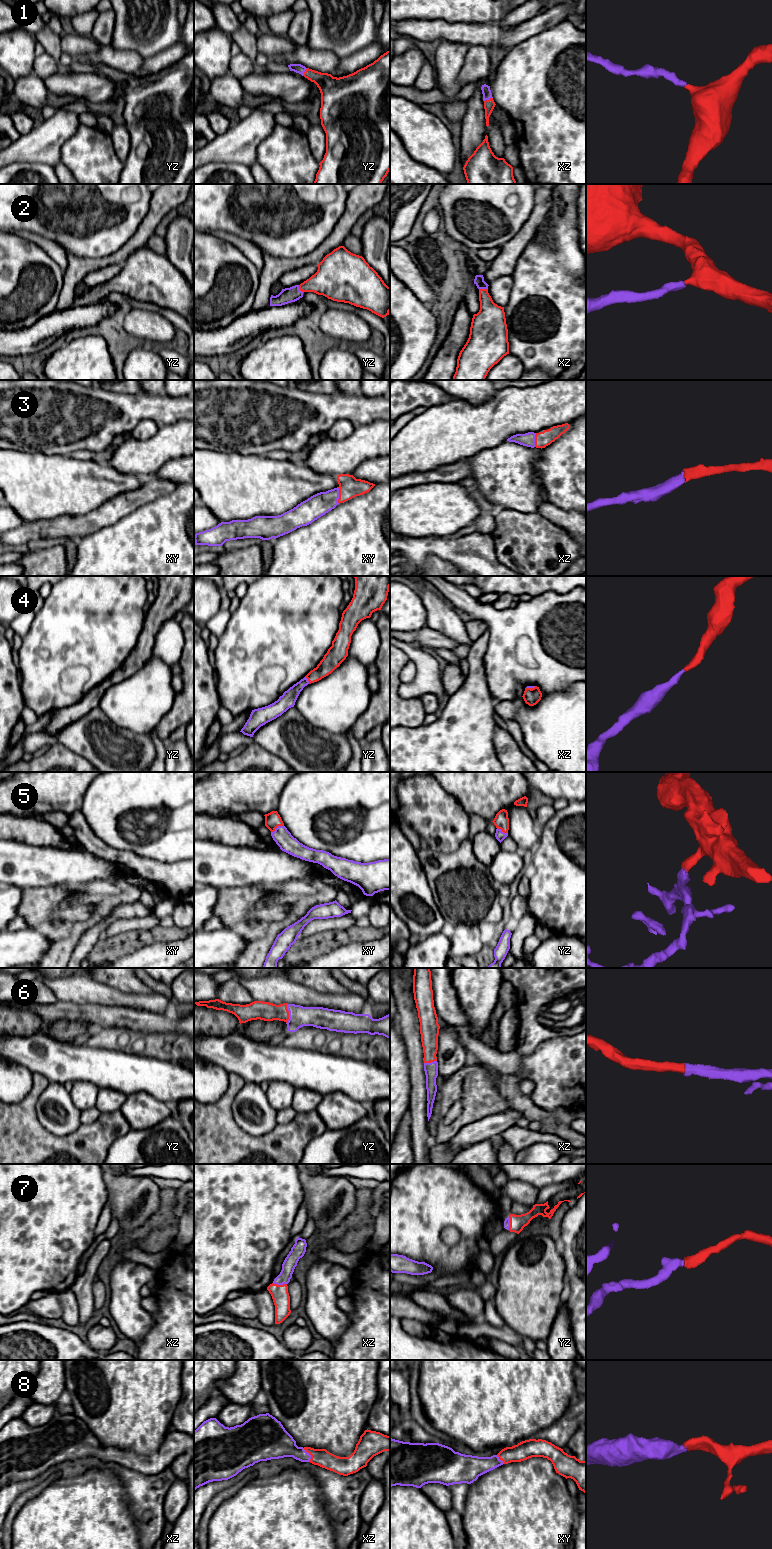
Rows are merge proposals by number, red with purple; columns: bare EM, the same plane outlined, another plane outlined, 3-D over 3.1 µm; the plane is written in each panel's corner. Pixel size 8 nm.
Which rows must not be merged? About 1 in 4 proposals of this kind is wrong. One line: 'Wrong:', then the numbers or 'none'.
Wrong: none

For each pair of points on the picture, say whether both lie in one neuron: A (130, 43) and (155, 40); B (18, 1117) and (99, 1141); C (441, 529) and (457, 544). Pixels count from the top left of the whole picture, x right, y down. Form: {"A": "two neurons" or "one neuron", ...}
{"A": "one neuron", "B": "one neuron", "C": "two neurons"}

